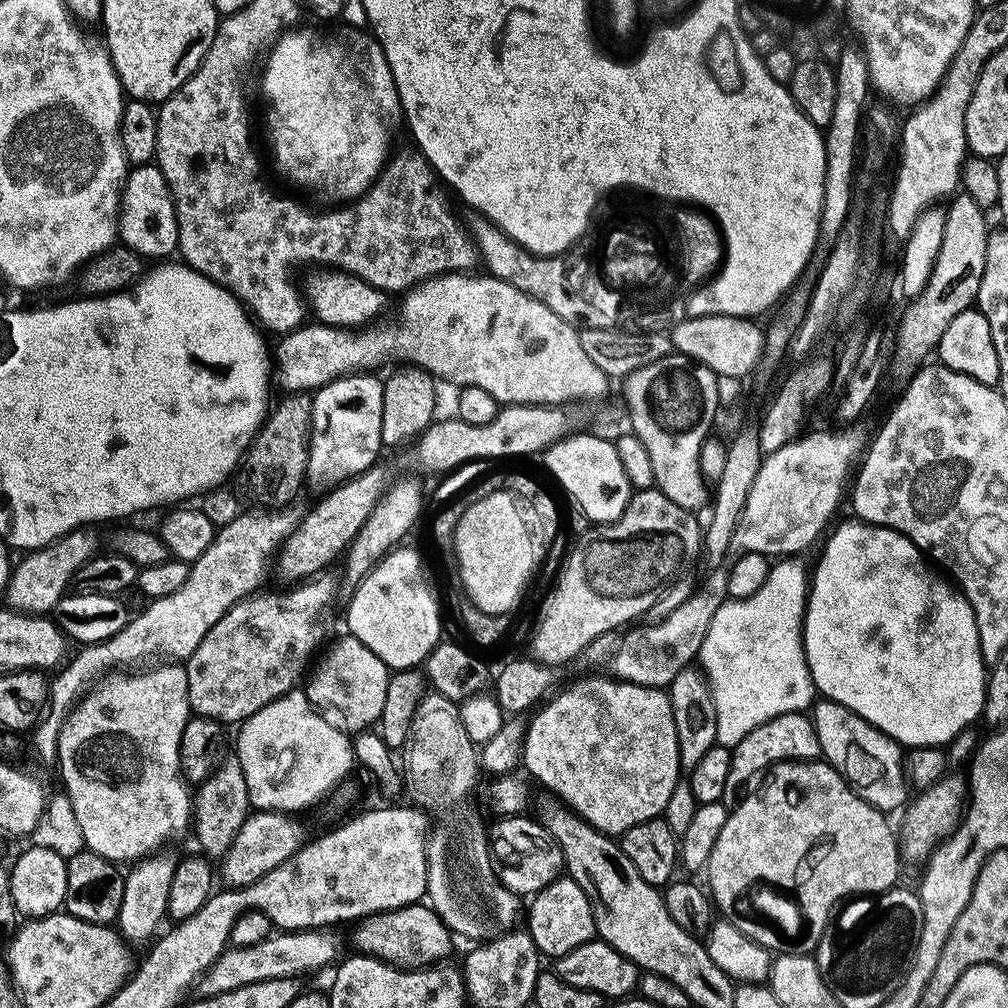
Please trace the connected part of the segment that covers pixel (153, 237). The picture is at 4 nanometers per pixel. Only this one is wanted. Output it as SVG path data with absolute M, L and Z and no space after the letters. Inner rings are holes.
M159 166L152 168L133 167L130 172L130 192L132 197L125 199L122 204L122 211L118 221L118 236L123 247L132 249L145 261L164 262L175 257L180 251L180 227L178 226L178 214L176 213L176 199L172 196L170 186L162 174Z

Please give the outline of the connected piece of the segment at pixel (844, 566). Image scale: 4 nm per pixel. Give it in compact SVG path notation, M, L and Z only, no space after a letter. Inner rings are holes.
M855 518L849 520L849 524L842 525L832 537L831 535L827 537L828 545L825 546L816 568L814 564L814 571L810 576L808 610L804 613L804 653L808 659L812 680L816 684L816 691L824 700L833 700L835 704L846 706L851 712L874 725L879 732L885 732L890 739L895 740L905 749L943 749L967 728L973 727L976 719L979 721L983 717L984 704L988 701L990 672L982 654L974 610L959 587L949 583L935 567L928 568L929 561L916 541L902 532L895 532L893 528L876 528L872 524L865 524Z

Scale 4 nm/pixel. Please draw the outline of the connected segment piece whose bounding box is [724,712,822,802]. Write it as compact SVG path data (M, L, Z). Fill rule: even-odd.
M795 712L794 714L786 714L782 718L774 718L762 726L758 726L758 730L746 734L746 738L742 738L740 745L732 749L730 782L726 782L724 800L735 801L737 799L736 791L739 788L746 787L755 776L757 778L763 777L778 764L786 764L790 760L816 762L821 759L821 756L816 721L811 715Z

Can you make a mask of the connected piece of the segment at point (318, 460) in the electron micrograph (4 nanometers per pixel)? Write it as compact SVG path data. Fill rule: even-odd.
M355 373L350 376L344 376L342 379L335 380L335 382L328 384L326 387L321 388L319 392L313 395L312 402L312 432L309 436L309 453L308 464L318 464L318 476L328 476L333 478L335 483L339 483L351 478L360 476L369 469L375 467L379 463L379 456L384 452L385 445L383 442L382 430L384 424L384 385L385 383L380 379L378 380L374 374L369 373Z

